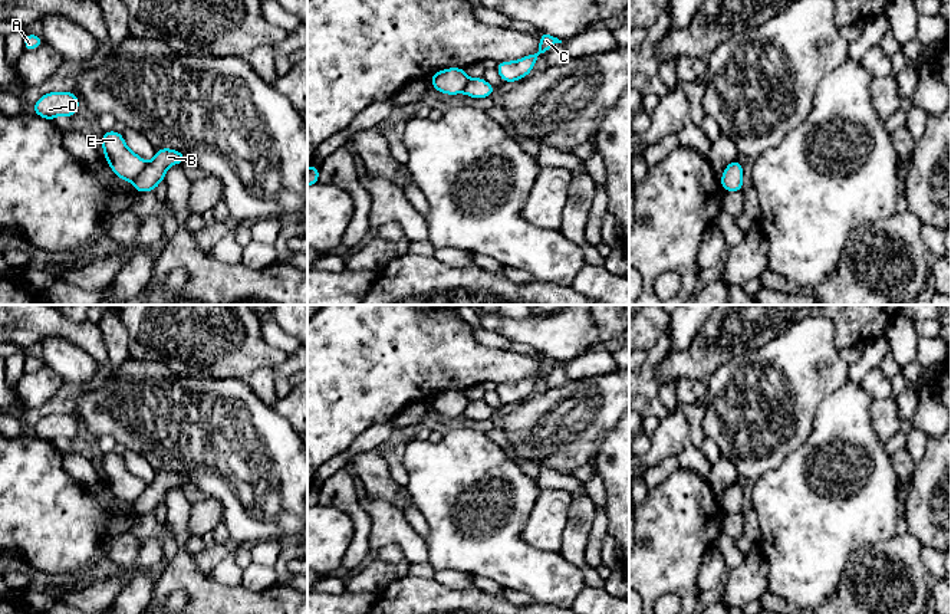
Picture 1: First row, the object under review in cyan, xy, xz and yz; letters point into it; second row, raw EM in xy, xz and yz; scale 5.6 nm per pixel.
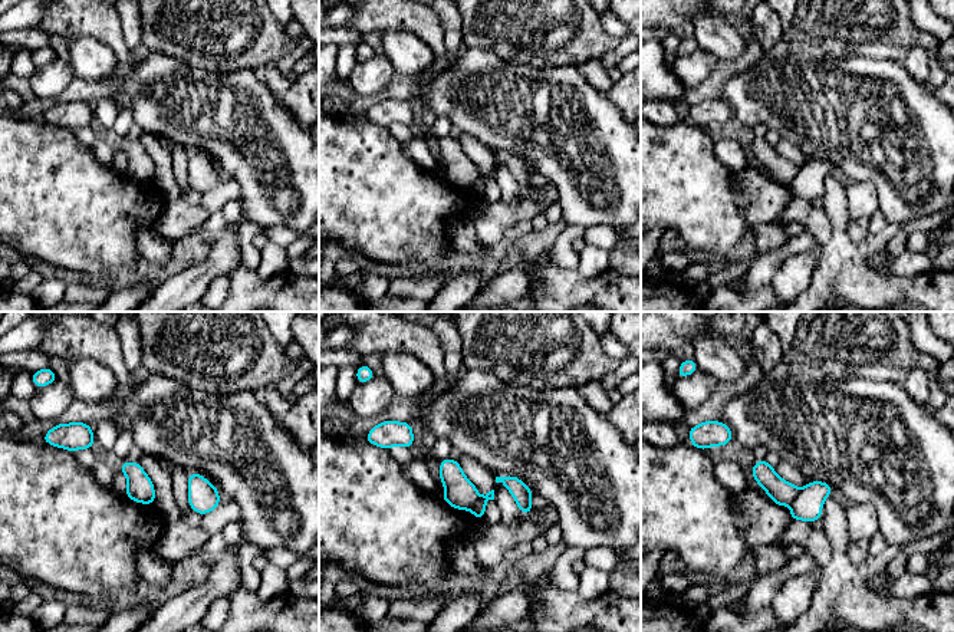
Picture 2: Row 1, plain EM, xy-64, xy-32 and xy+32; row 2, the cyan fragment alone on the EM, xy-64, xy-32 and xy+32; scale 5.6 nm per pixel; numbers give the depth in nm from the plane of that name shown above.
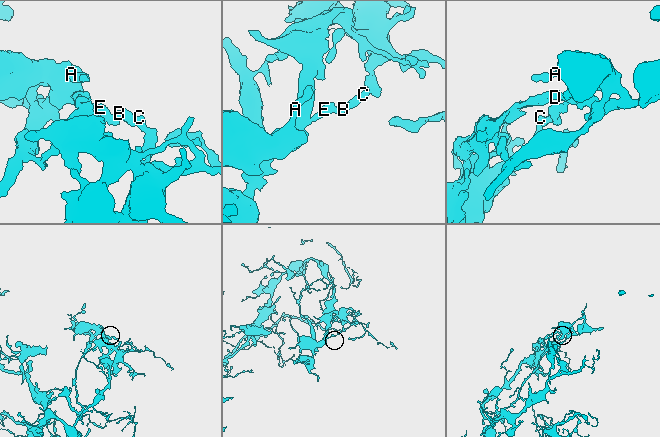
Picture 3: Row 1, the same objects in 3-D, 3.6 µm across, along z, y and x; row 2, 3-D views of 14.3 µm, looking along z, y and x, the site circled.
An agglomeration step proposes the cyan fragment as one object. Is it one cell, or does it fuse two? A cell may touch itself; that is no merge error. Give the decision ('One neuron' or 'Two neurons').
Two neurons

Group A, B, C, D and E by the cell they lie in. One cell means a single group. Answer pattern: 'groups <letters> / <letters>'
groups A B C / D E

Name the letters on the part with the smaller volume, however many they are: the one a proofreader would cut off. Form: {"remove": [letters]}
{"remove": ["D", "E"]}

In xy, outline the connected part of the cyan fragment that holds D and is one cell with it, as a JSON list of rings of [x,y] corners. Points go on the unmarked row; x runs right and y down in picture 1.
[[[49,414],[39,420],[34,427],[34,436],[53,443],[59,437],[73,439],[79,430],[79,420],[73,414]]]

